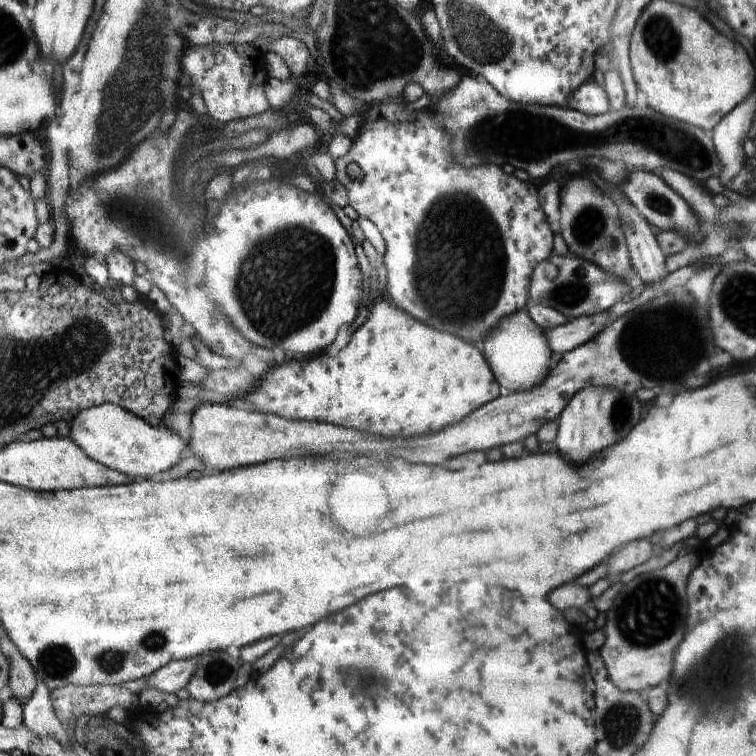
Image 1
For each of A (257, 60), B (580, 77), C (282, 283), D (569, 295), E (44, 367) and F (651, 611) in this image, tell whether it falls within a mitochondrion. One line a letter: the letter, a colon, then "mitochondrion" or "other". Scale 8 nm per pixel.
A: other
B: other
C: mitochondrion
D: mitochondrion
E: mitochondrion
F: mitochondrion

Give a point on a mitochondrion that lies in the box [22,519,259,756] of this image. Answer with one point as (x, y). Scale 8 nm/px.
(57, 660)

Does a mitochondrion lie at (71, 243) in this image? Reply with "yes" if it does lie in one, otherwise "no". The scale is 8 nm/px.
no

